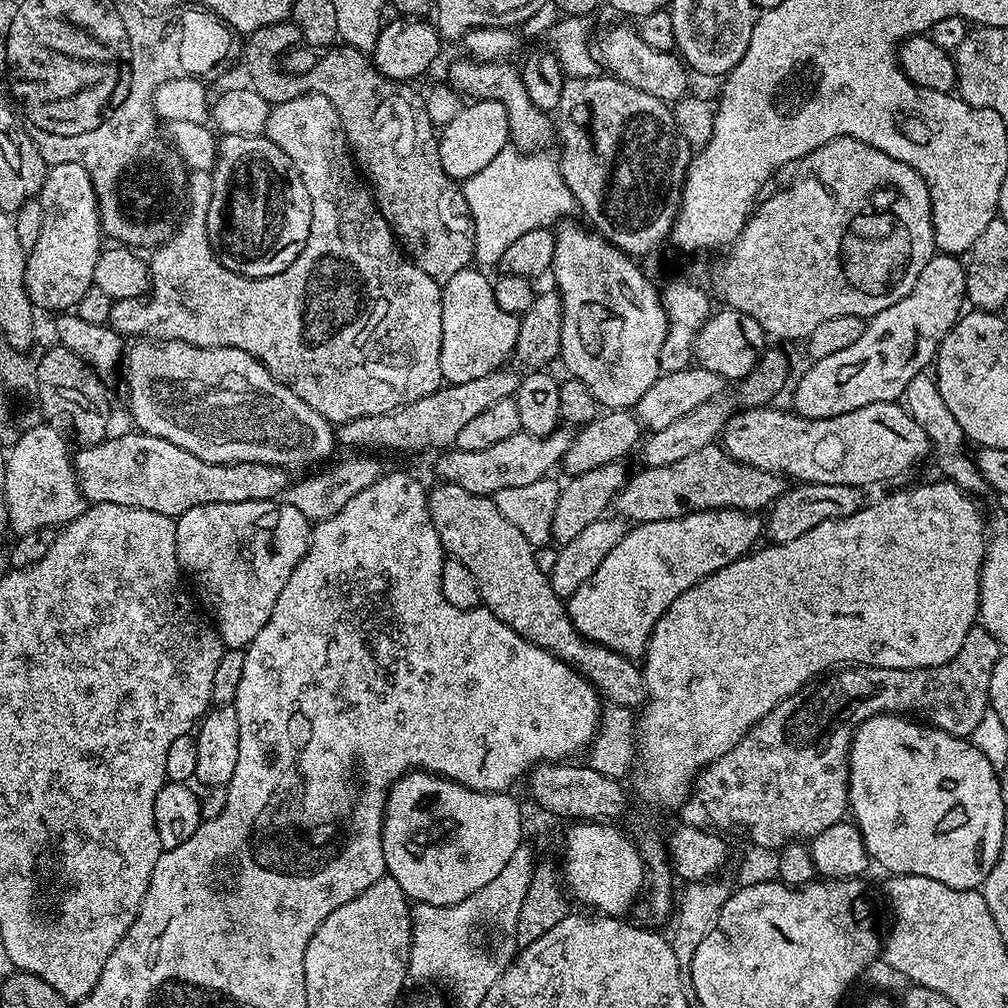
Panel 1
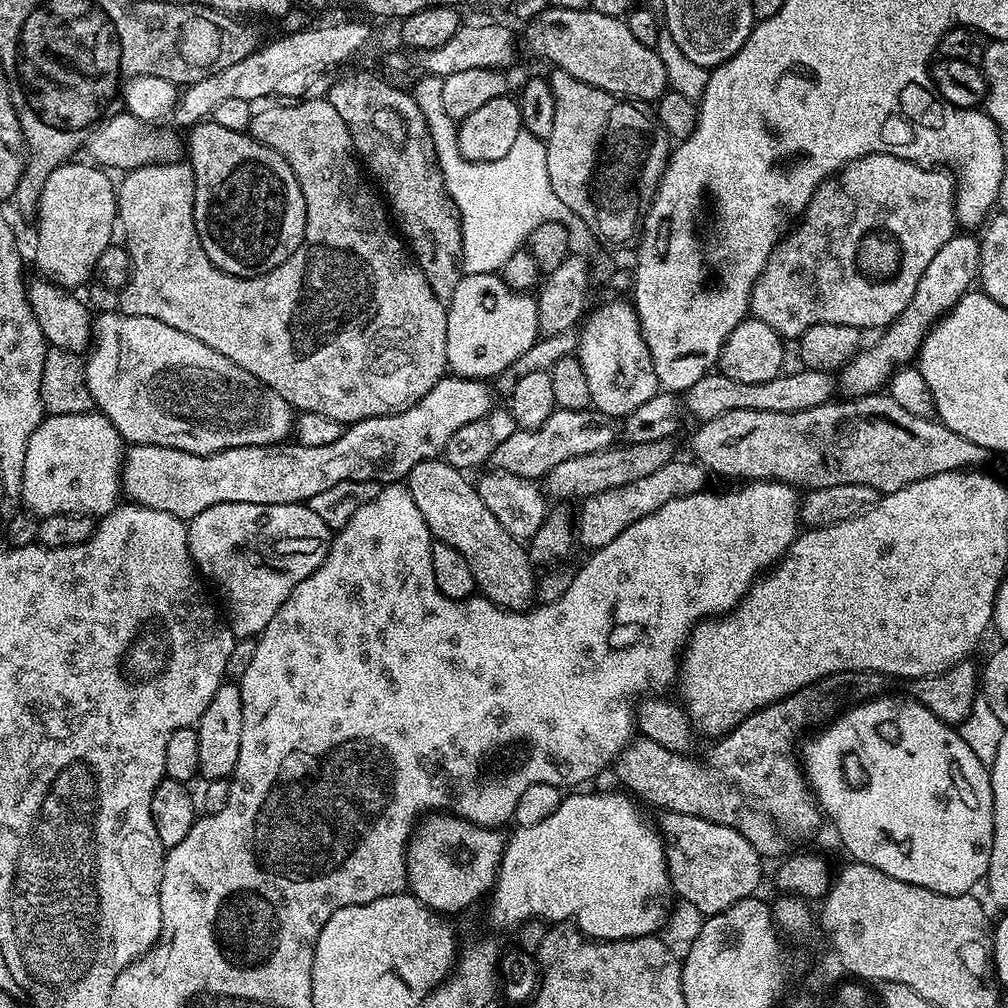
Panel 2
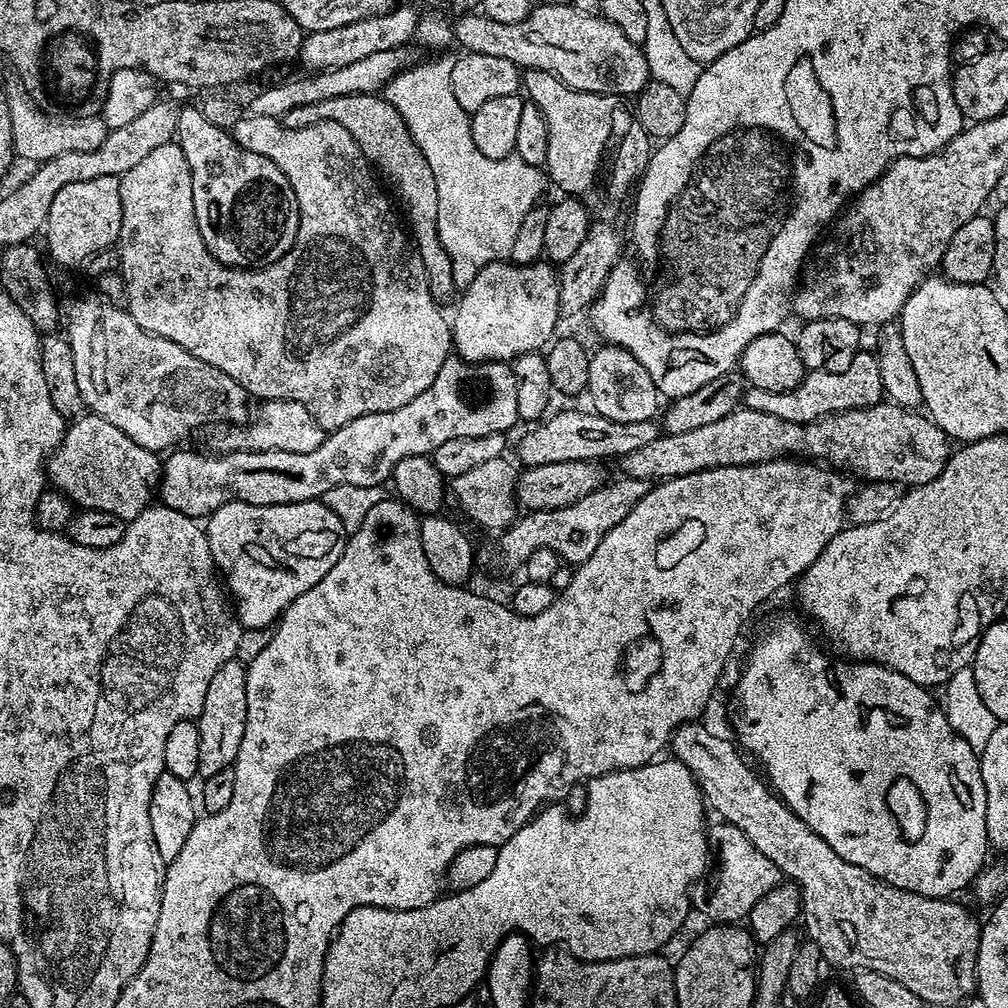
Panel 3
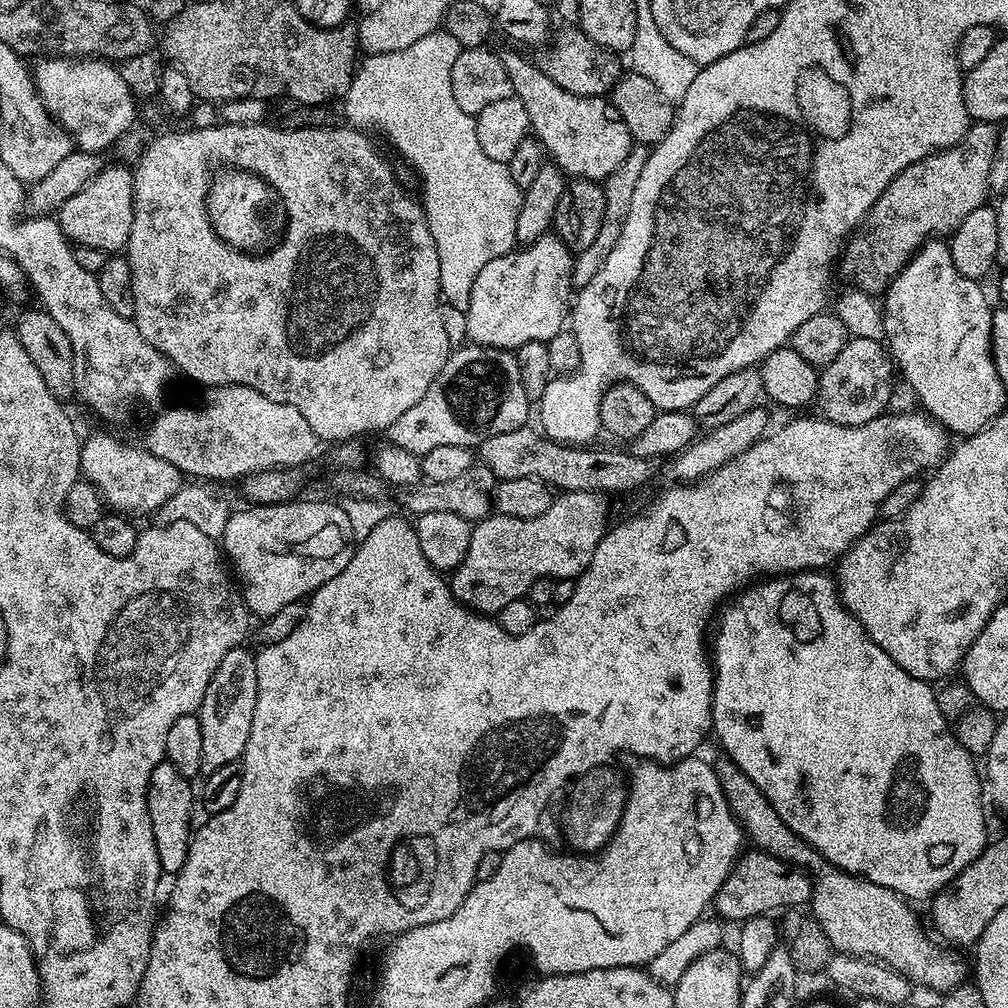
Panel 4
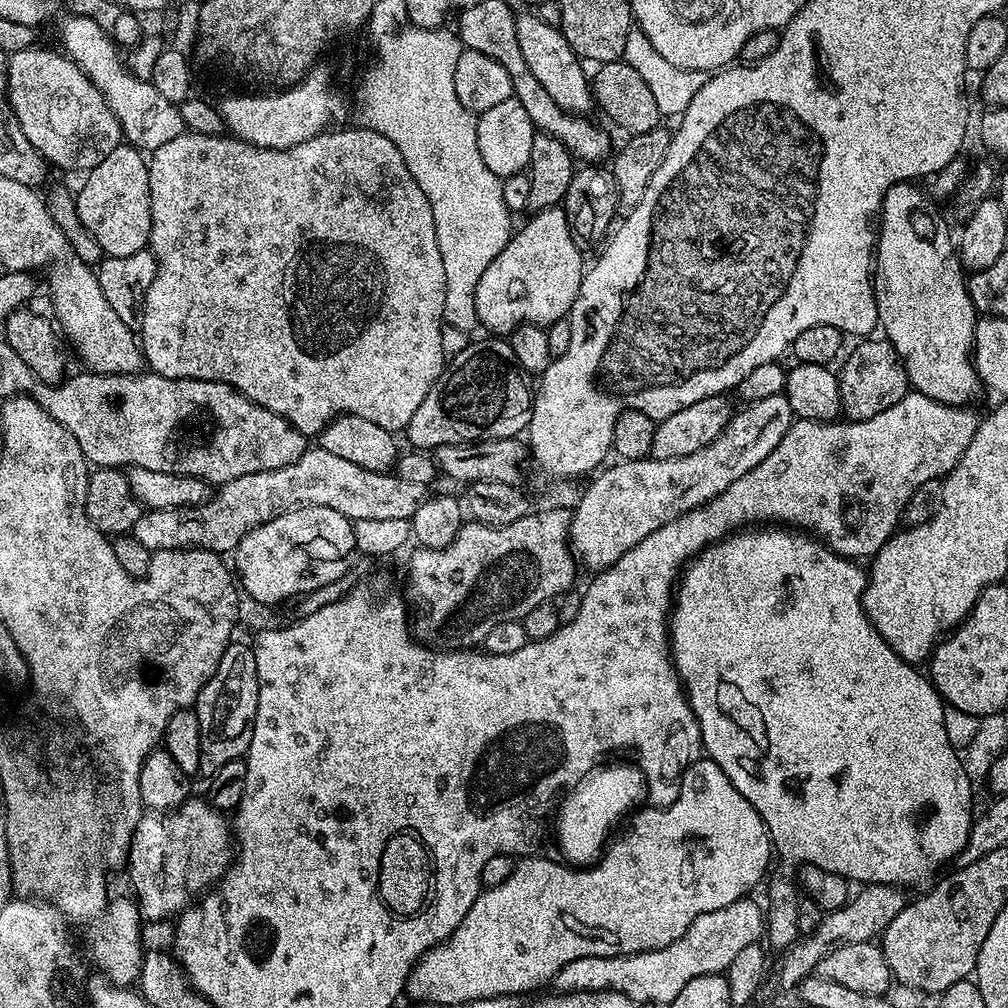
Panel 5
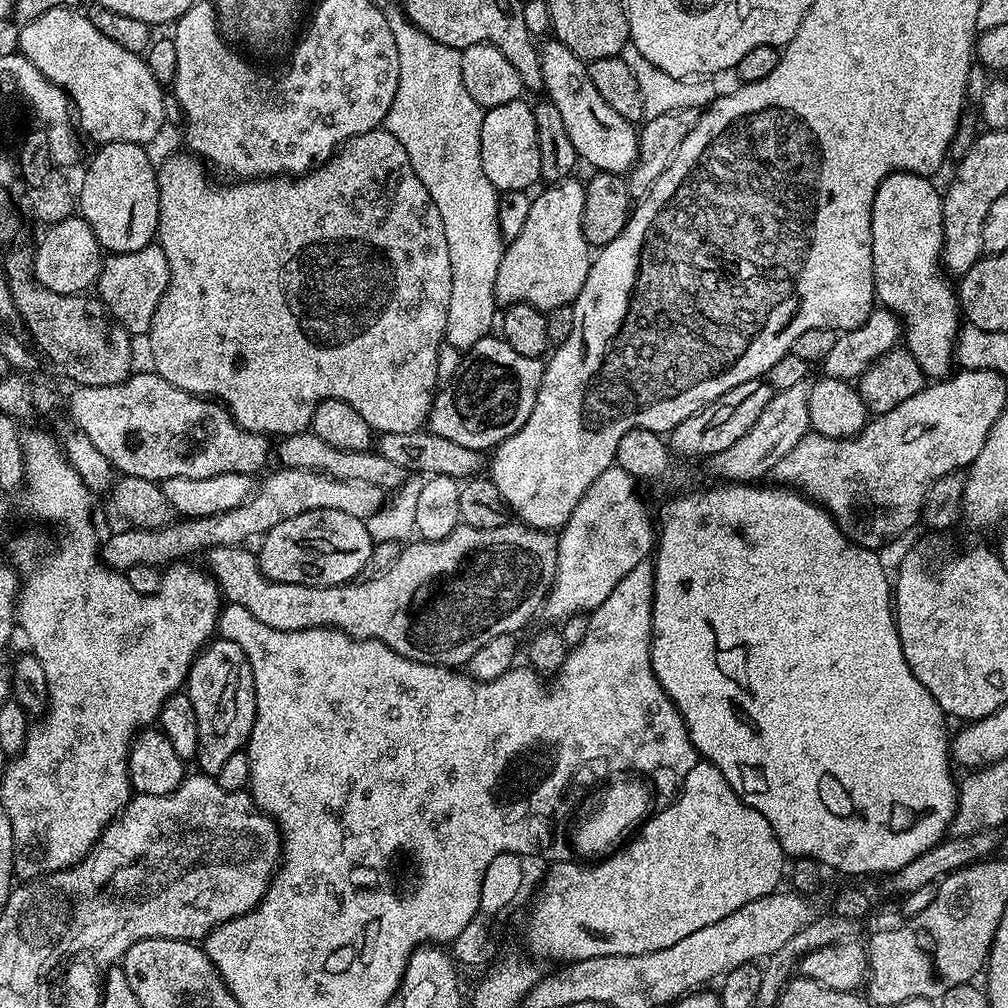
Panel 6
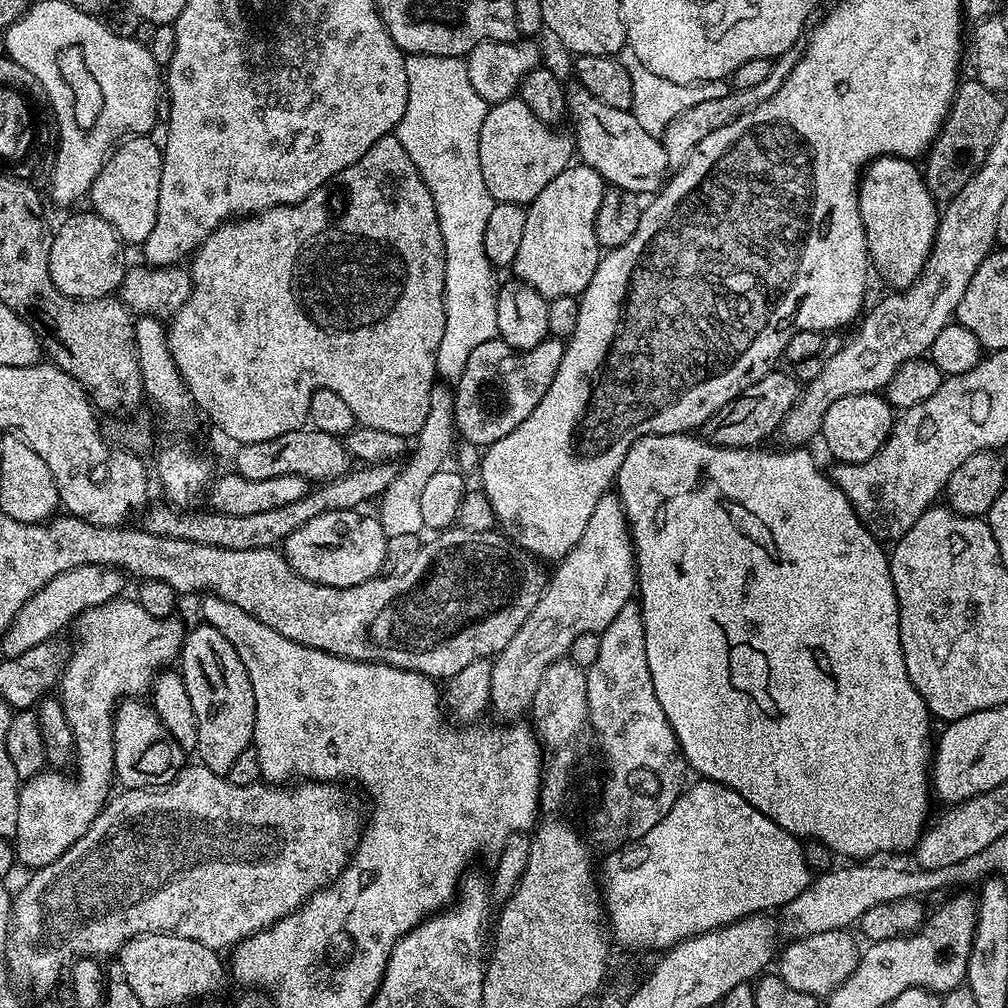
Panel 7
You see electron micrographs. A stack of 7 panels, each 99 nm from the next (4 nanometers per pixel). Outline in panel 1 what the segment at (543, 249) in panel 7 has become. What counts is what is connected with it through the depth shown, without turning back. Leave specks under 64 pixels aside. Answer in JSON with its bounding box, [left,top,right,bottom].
[442,266,520,384]

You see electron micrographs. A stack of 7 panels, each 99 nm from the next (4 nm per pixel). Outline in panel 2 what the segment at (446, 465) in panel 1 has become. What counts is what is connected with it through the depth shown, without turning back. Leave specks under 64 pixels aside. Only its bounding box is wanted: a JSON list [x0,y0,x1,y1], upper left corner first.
[490,408,618,481]

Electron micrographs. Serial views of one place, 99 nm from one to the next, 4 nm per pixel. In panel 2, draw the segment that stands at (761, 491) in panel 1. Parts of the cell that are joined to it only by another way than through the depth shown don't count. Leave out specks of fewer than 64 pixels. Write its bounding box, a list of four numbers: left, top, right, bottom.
[574,458,705,550]

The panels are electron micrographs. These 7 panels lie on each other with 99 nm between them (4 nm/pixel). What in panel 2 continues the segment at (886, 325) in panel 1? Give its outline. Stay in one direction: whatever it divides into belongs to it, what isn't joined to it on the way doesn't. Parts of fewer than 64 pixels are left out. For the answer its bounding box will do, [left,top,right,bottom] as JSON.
[838,234,980,397]

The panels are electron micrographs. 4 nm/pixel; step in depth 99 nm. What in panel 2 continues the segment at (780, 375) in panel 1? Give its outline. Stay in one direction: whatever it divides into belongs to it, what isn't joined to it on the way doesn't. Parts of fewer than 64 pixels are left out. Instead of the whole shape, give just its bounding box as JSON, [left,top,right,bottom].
[542,439,676,502]

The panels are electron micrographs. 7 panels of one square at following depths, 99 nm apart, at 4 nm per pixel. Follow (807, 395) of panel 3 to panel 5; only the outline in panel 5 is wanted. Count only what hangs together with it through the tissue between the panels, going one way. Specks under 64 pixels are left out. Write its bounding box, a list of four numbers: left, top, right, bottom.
[839,338,910,420]

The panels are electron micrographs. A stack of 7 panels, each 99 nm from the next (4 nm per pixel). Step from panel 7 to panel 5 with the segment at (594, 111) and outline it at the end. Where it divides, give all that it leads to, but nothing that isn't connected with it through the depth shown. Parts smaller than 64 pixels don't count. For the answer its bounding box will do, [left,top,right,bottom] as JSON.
[516,12,594,114]

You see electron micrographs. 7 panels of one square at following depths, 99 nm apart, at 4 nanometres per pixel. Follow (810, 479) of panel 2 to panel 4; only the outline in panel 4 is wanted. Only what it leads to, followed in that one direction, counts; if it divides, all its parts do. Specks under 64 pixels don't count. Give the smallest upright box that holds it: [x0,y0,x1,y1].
[478,426,654,493]

